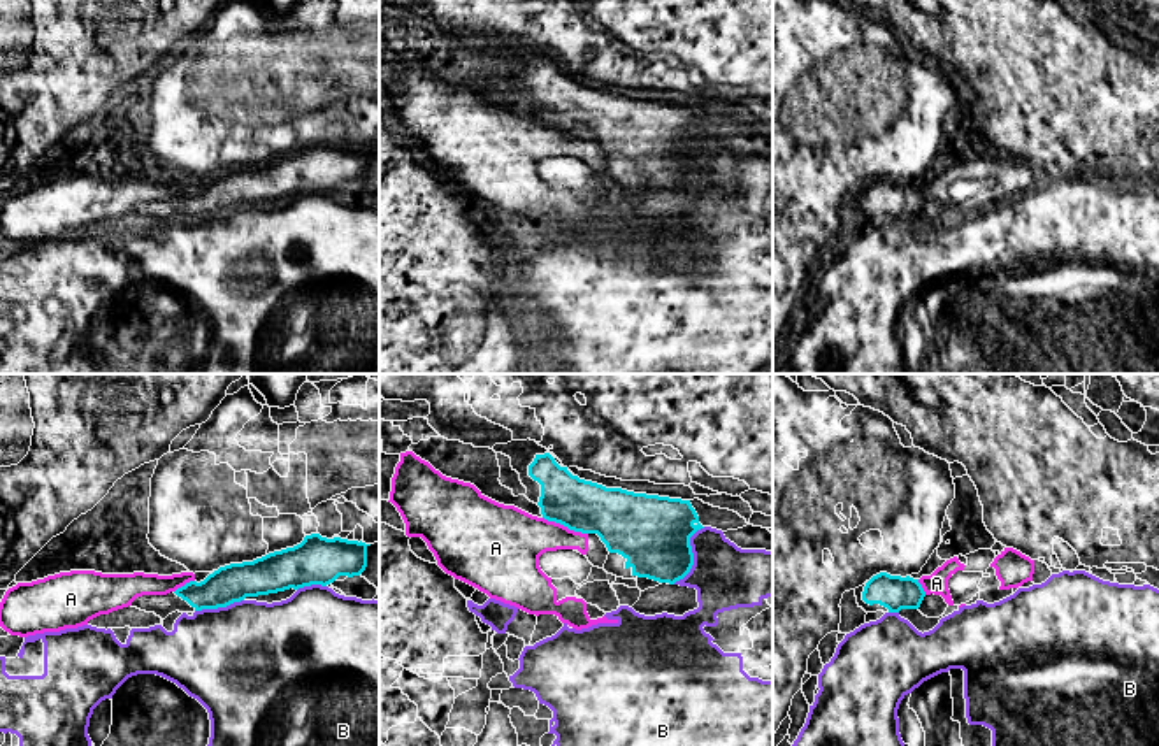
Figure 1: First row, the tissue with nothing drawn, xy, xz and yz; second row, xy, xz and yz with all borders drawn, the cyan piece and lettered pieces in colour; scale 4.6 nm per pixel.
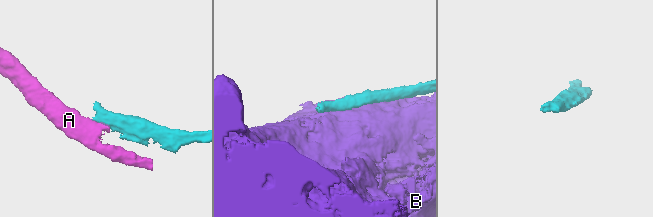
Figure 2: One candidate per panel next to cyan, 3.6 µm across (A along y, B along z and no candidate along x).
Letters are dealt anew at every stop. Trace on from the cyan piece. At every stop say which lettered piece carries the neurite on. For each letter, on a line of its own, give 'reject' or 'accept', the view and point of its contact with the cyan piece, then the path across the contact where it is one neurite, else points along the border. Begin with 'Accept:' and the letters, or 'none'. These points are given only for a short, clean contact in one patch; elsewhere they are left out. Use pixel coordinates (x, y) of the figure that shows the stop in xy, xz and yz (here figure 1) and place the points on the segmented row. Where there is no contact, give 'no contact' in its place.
Accept: none
A: reject | xz (566, 525) | along xz (543, 516), (587, 534)
B: reject | xz (692, 555)

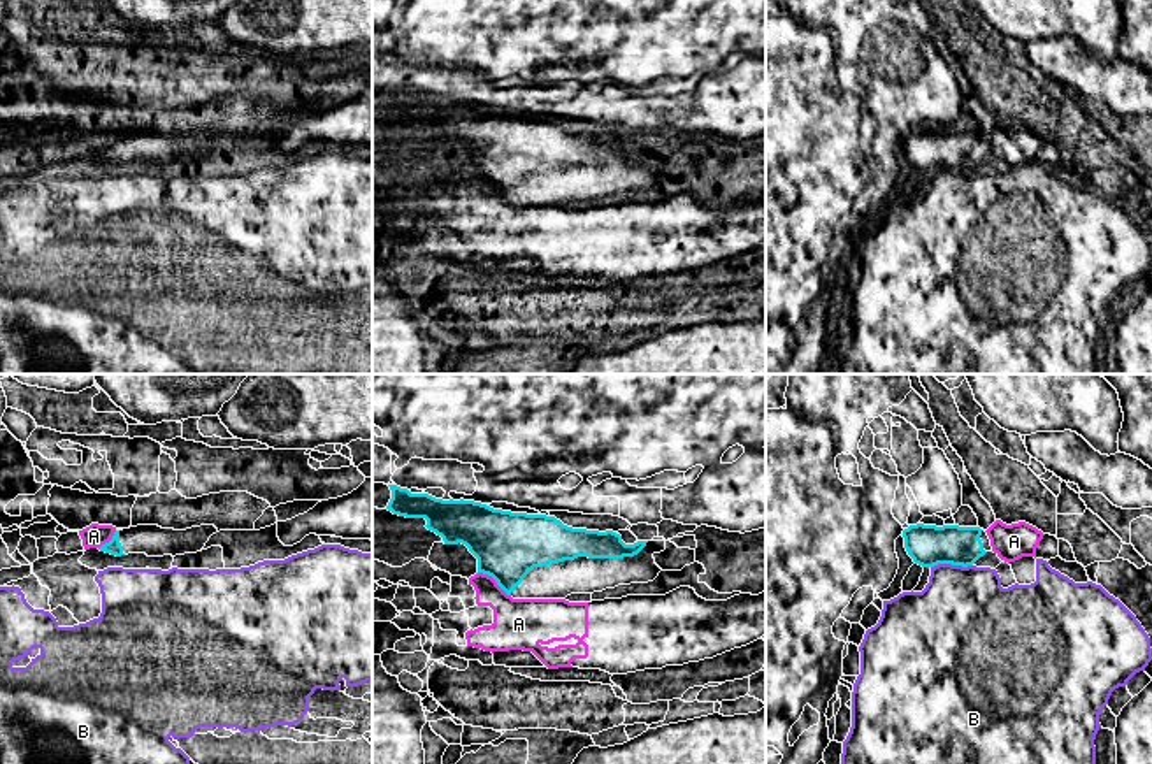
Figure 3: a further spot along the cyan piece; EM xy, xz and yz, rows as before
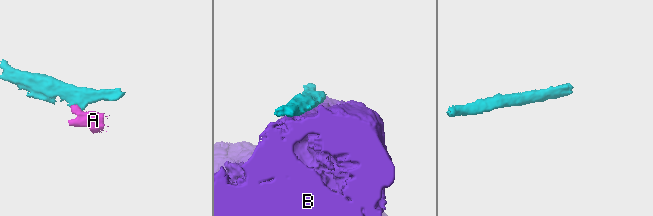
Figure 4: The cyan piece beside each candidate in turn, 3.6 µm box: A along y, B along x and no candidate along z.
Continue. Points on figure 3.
Accept: none
A: reject | xz (494, 578) | along xz (476, 573), (487, 573), (510, 596)
B: reject | yz (950, 562)

